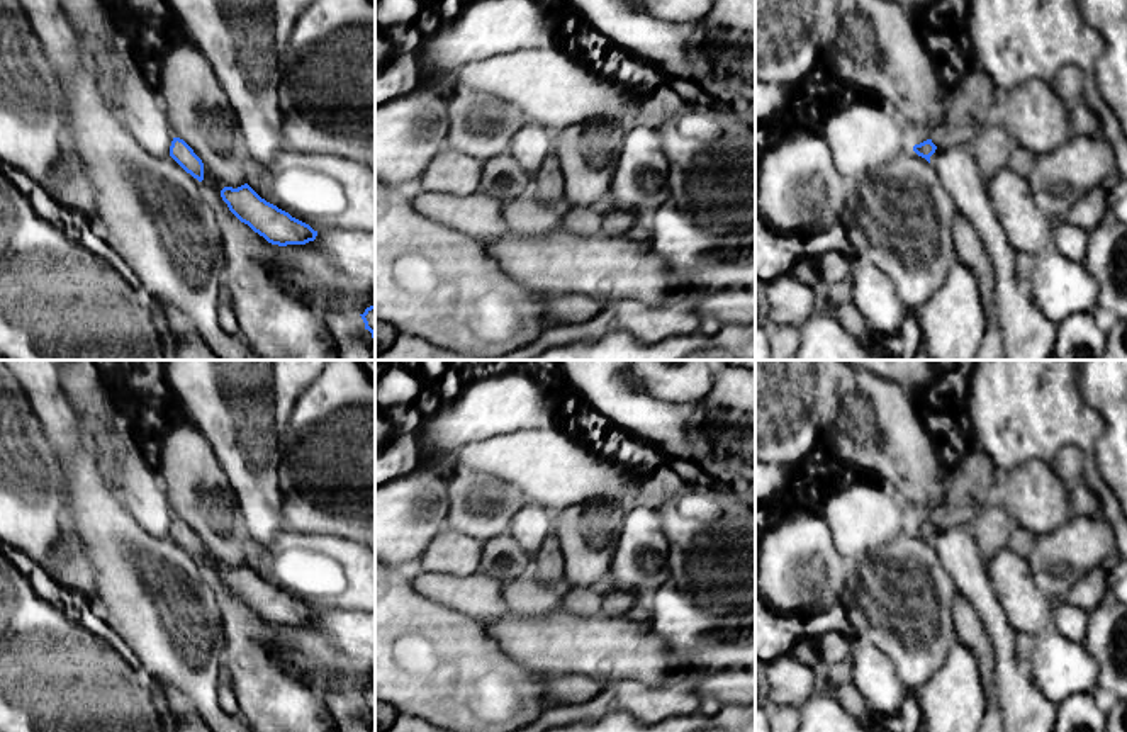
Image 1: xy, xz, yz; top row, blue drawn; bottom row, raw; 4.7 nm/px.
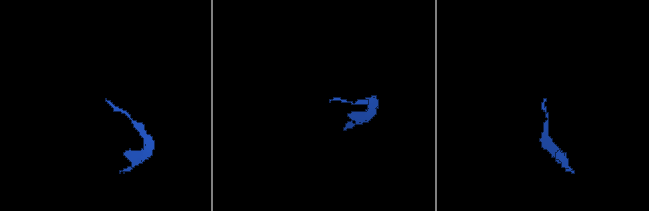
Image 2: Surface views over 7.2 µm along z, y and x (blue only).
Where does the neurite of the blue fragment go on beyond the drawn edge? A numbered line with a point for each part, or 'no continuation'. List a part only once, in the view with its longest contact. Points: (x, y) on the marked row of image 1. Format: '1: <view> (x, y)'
1: yz (971, 104)

